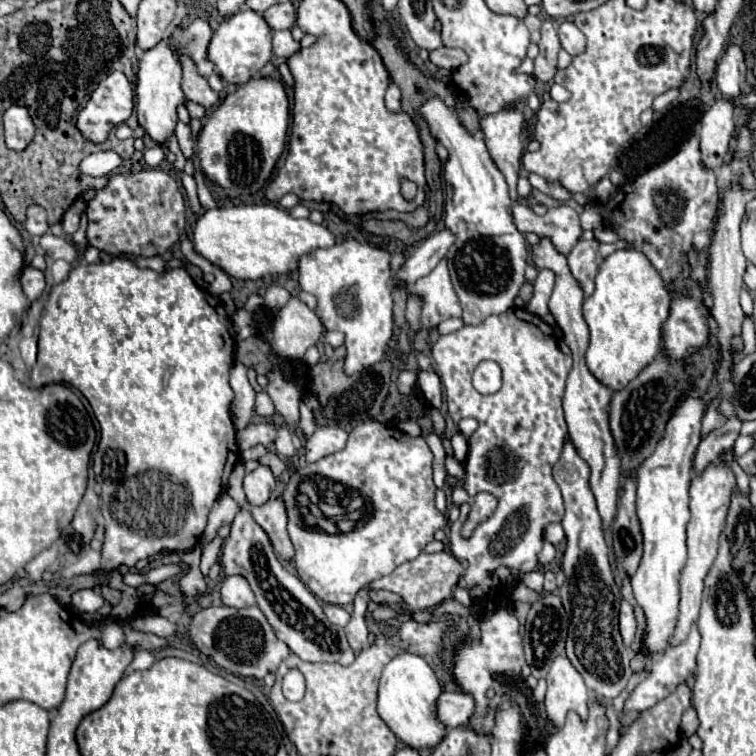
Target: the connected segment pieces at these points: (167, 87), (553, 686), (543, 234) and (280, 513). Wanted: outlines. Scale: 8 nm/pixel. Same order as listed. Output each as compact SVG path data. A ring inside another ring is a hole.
M166 40L154 46L150 52L142 54L140 70L138 70L138 124L146 130L146 134L160 144L162 148L168 144L170 136L174 134L178 122L178 106L184 104L186 94L182 92L182 66L176 56L170 52Z
M558 656L548 672L548 692L546 692L546 718L552 726L562 728L566 714L574 710L582 722L588 718L588 700L590 692L582 680L582 676L576 672L576 668L570 664L566 656Z
M514 202L512 206L514 222L520 232L536 232L540 238L548 238L552 246L568 256L568 252L576 246L582 236L580 216L574 208L562 204L558 208L550 208L544 216L536 216L522 202Z
M270 500L270 504L264 506L250 506L250 512L254 516L254 520L264 528L264 532L268 534L274 552L282 558L282 560L292 560L294 550L286 532L286 512L282 508L282 500Z

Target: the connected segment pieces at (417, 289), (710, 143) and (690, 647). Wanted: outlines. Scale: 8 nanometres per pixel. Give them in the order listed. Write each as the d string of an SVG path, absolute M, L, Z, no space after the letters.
M442 258L438 262L438 266L428 276L424 276L422 280L418 280L414 284L414 294L420 294L424 298L422 324L428 330L436 328L446 318L462 316L458 296L454 292L452 282L450 282L446 258Z
M718 98L714 106L706 110L700 126L700 154L706 168L714 170L724 164L734 130L734 106L726 98Z
M696 624L692 626L688 638L684 642L680 642L678 646L672 646L670 652L666 652L662 658L658 658L652 666L650 666L650 674L632 690L630 698L624 702L624 712L638 712L638 710L646 710L650 706L654 706L658 700L666 698L680 682L688 682L688 678L694 674L696 670L696 654L698 654L698 646L700 646L700 634Z

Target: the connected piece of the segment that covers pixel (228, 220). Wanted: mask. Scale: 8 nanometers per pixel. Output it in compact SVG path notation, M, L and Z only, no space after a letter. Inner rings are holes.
M276 204L262 206L224 206L216 210L206 210L194 226L194 250L204 256L214 266L220 266L228 276L238 280L258 280L258 278L278 278L292 272L292 262L298 262L302 254L308 254L316 248L330 248L336 244L336 236L322 224L310 220L292 218L288 210Z

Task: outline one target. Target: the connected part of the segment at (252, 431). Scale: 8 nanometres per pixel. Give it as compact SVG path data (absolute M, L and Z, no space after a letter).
M250 424L244 428L244 432L238 432L238 446L240 450L246 450L254 444L270 446L274 438L276 438L276 430L272 424Z

